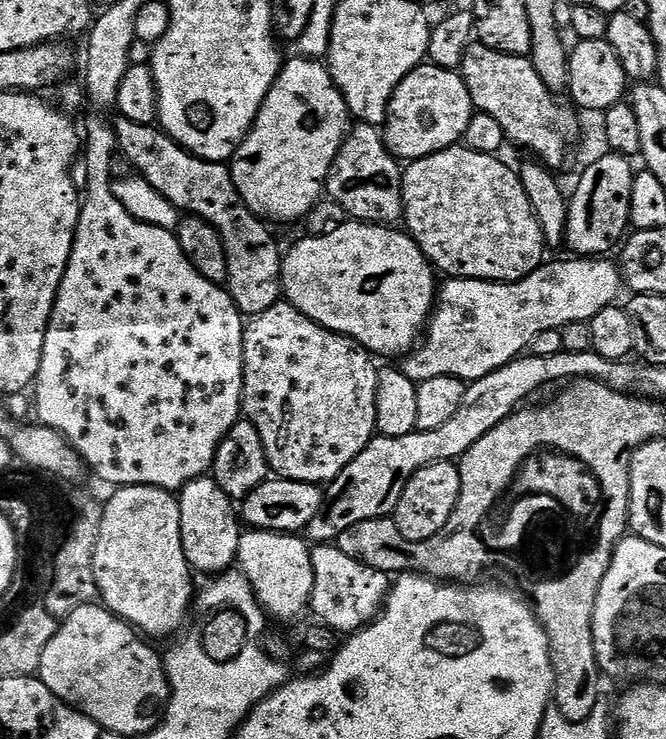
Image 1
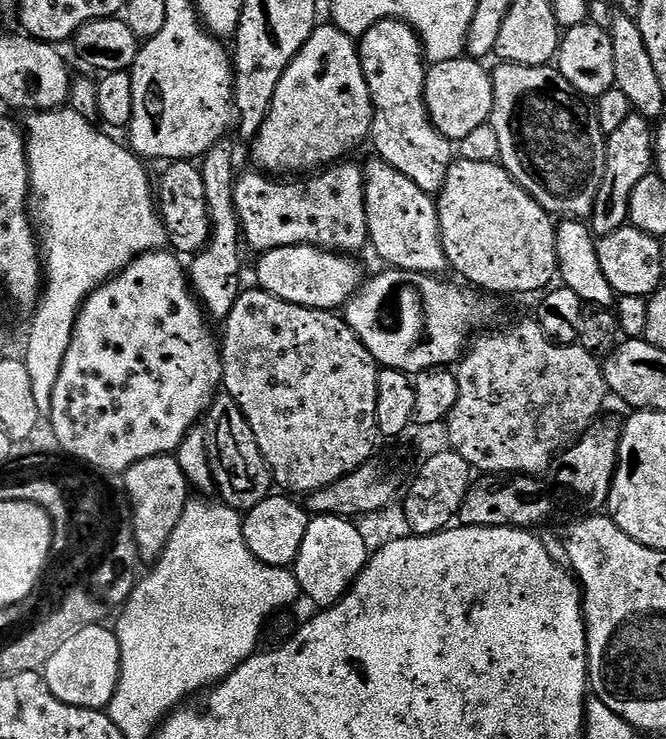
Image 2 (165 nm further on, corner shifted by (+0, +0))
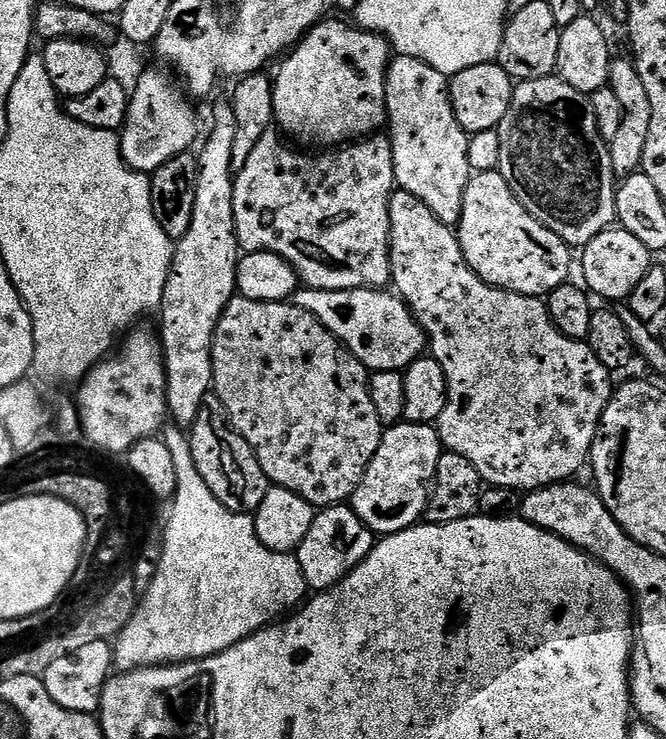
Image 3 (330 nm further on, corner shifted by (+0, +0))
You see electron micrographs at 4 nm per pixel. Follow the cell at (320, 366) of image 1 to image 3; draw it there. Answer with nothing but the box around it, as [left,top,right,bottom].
[210,294,385,509]

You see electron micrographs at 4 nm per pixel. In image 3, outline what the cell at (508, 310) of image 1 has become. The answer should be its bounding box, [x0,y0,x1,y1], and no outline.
[294,287,426,372]

